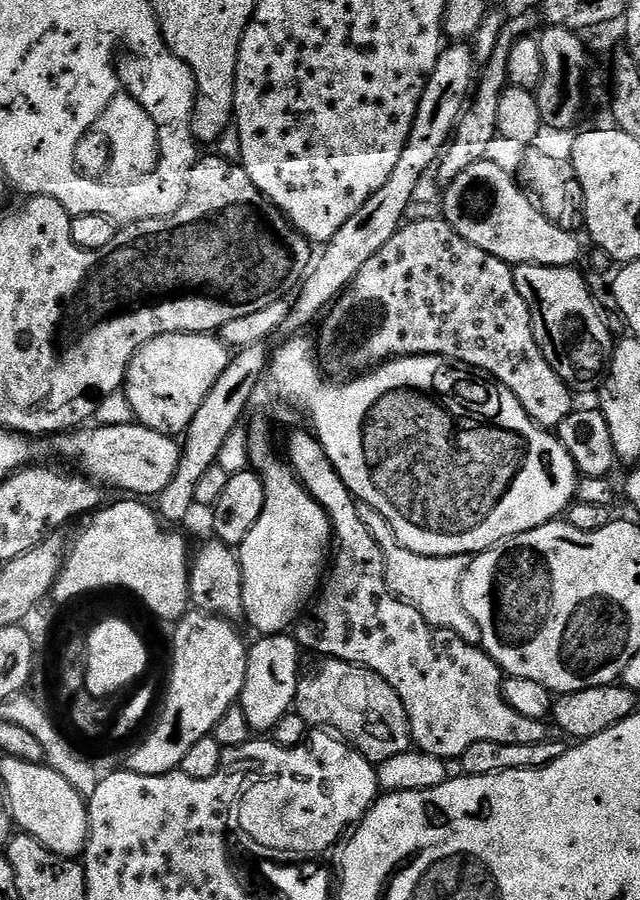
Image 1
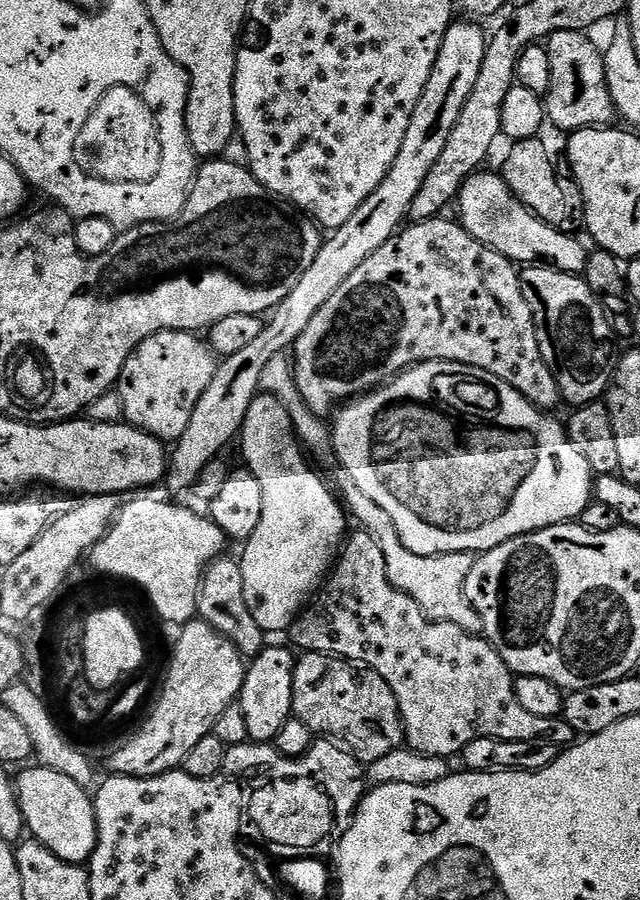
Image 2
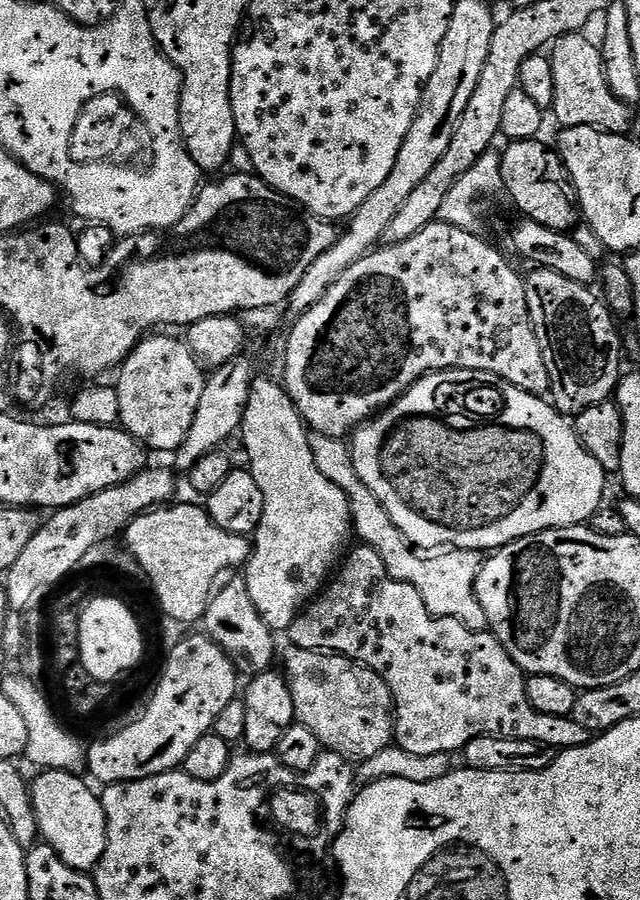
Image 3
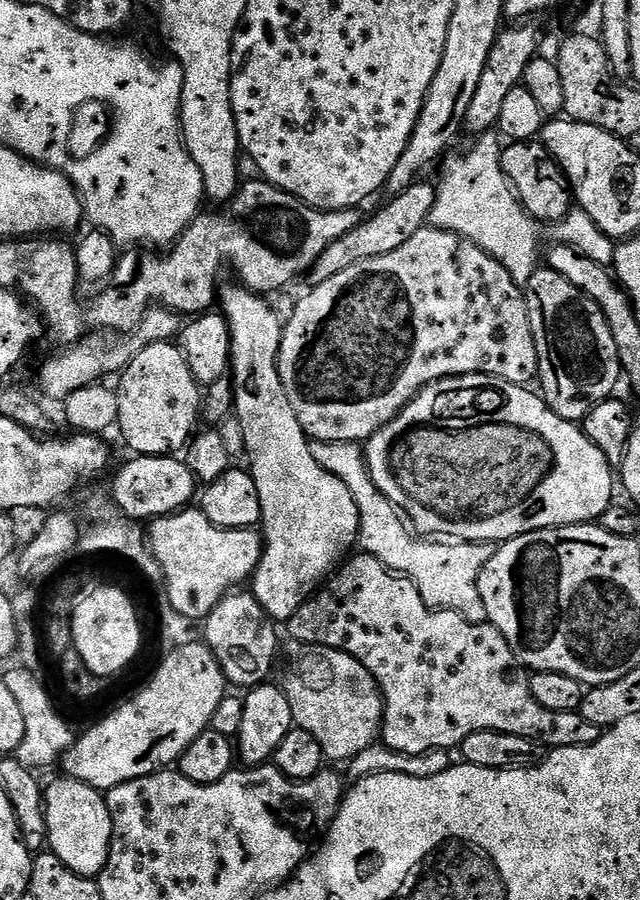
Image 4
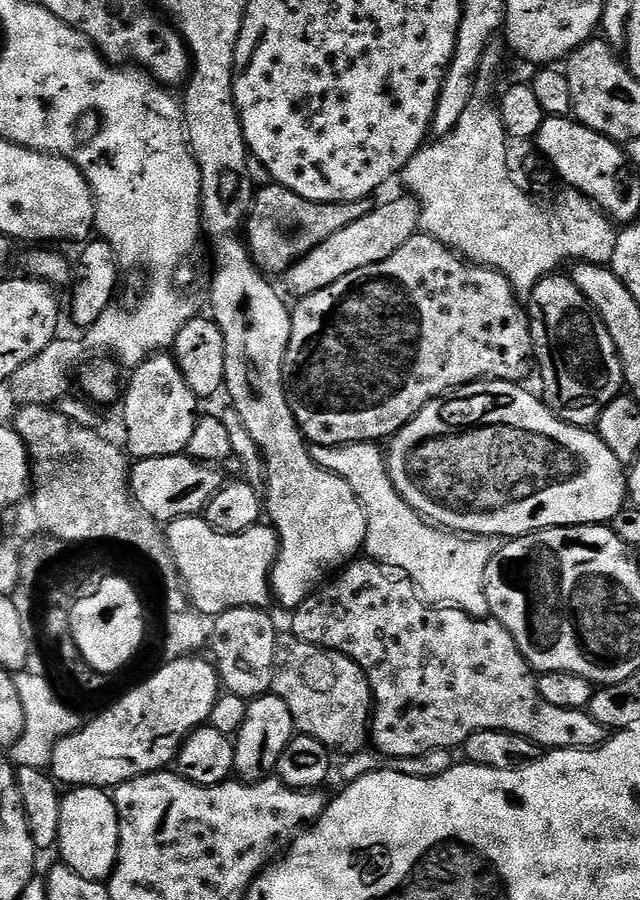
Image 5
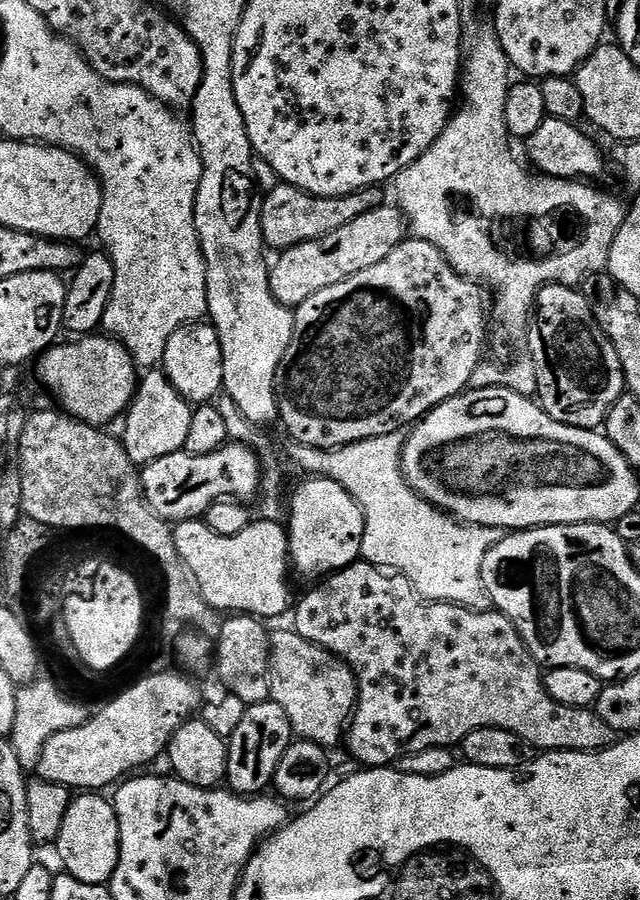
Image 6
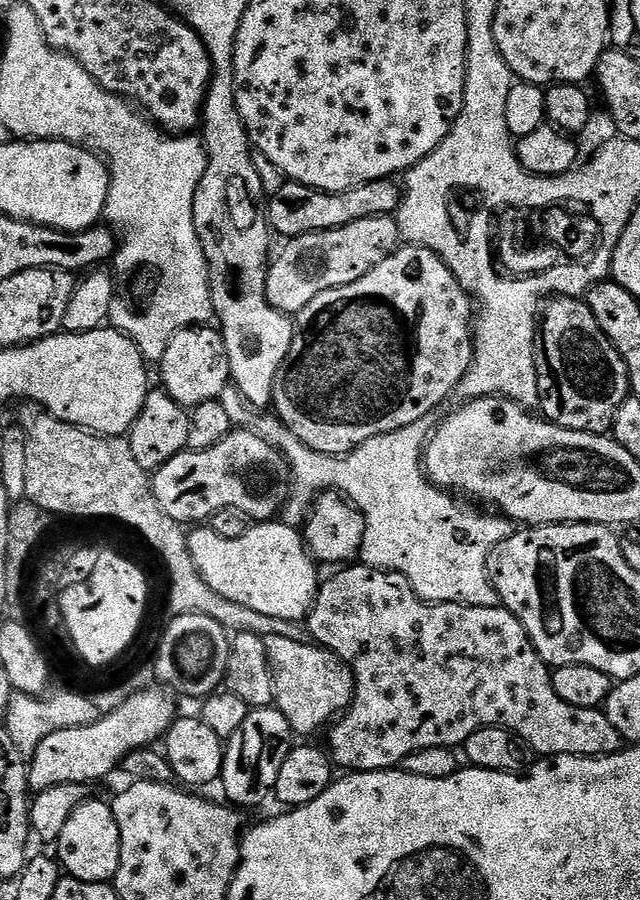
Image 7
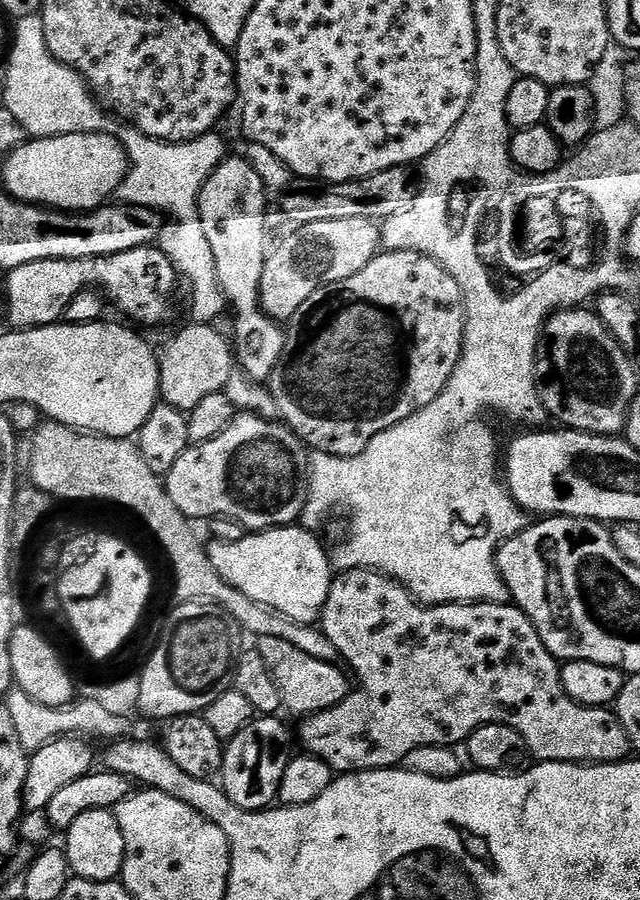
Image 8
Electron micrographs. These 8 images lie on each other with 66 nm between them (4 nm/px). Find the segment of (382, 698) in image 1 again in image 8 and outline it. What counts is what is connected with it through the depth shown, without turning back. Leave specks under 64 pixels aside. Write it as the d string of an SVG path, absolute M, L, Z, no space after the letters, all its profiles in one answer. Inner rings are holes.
M261 636L255 641L254 648L260 653L265 668L280 692L281 705L285 709L289 708L296 718L313 716L322 710L330 710L348 697L349 677L339 663L322 658L310 658L306 650L298 650L298 646L290 646L290 642L282 642L282 638Z

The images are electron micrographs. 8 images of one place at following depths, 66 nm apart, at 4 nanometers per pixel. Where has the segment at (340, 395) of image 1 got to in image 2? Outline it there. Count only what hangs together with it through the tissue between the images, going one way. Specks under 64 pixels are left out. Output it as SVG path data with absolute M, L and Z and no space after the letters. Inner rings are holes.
M426 362L416 364L400 373L379 388L351 401L335 413L336 425L330 428L332 450L335 459L340 460L339 467L350 478L354 478L354 486L371 498L377 506L382 506L386 514L390 514L390 522L394 522L394 530L398 530L398 538L410 550L419 556L441 556L447 552L471 552L479 554L488 552L494 546L502 546L510 538L518 538L522 534L537 532L555 524L566 524L579 521L580 515L594 500L594 473L590 462L582 458L582 454L568 440L565 425L551 420L551 415L535 408L521 392L514 390L502 378L490 374L481 368L466 366L462 362Z

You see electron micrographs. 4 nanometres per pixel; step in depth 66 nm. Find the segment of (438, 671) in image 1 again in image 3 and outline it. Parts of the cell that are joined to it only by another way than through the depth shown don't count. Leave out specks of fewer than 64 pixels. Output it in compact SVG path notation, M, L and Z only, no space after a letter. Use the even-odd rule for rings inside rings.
M356 546L356 549L354 548L343 557L342 567L327 581L323 591L296 615L294 622L286 630L286 637L288 636L287 643L291 647L301 648L302 650L319 650L321 652L334 652L347 656L349 660L356 661L357 664L363 666L367 671L379 674L386 682L386 686L392 695L395 747L406 750L410 754L442 754L443 752L448 753L464 749L468 743L479 736L497 736L498 738L510 738L511 740L525 740L526 742L541 744L543 748L554 748L557 750L577 748L588 743L590 734L586 730L586 726L578 726L578 722L574 722L571 716L538 714L538 710L534 710L534 706L530 706L530 700L526 698L526 674L512 661L510 654L506 654L502 642L498 642L498 638L492 635L491 631L475 632L467 628L462 622L455 620L452 616L432 616L430 610L426 610L426 606L422 602L418 590L414 590L414 586L410 586L406 582L398 582L388 573L376 549L367 546Z

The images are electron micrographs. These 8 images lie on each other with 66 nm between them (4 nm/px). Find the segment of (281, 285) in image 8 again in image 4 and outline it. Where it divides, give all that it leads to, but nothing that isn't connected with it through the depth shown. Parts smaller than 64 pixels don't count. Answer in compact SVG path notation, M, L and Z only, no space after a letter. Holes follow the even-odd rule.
M417 182L411 184L404 192L395 193L391 199L392 201L370 220L368 218L361 219L360 225L354 230L350 230L350 234L346 234L346 238L338 238L338 242L334 242L334 246L326 246L326 250L322 250L322 254L310 269L313 285L326 282L326 278L334 278L334 274L342 274L342 270L346 270L366 258L390 254L390 250L398 250L398 246L404 245L409 238L414 238L414 234L418 234L418 230L426 227L432 219L436 189L431 183L428 185Z

